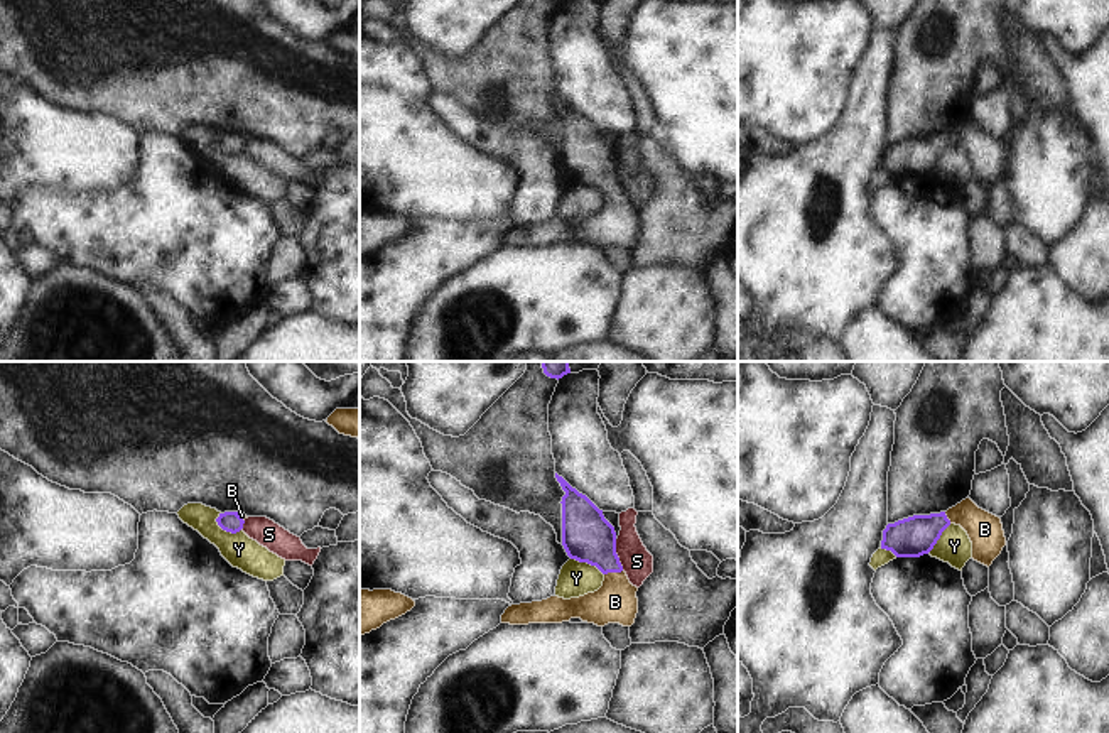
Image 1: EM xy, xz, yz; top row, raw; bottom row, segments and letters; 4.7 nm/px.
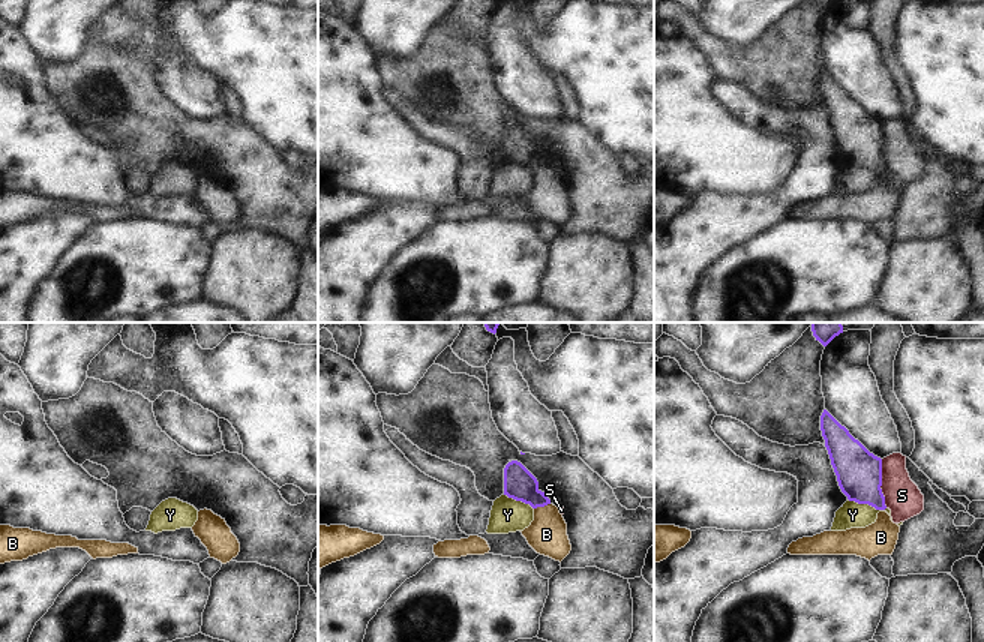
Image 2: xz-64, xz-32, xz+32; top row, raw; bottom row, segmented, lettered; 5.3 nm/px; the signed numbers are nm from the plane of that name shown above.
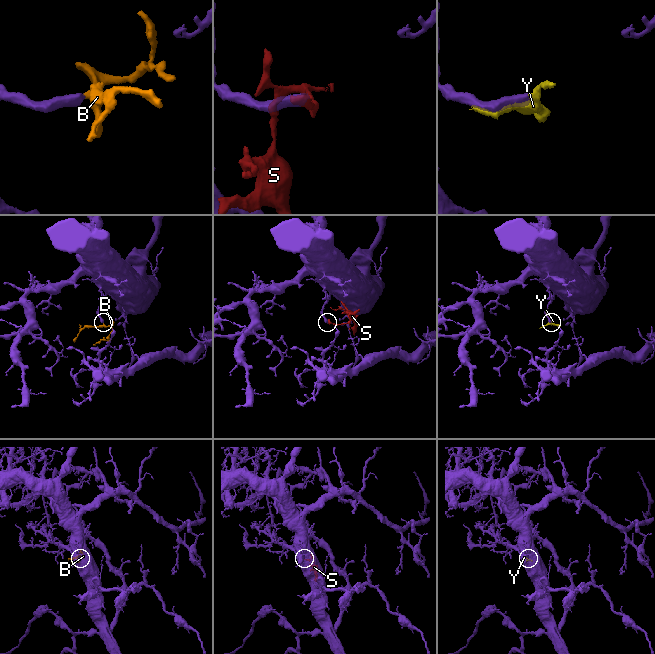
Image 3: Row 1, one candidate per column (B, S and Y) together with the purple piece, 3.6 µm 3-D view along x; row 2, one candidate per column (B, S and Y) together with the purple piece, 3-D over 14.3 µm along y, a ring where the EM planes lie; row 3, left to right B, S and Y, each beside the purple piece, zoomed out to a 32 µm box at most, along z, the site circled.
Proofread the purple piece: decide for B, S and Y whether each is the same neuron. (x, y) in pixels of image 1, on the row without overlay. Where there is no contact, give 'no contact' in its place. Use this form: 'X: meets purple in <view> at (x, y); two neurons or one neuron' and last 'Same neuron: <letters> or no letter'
B: meets purple in xz at (613, 193); one neuron
S: meets purple in xz at (616, 176); two neurons
Y: meets purple in xy at (227, 152); two neurons
Same neuron: B

